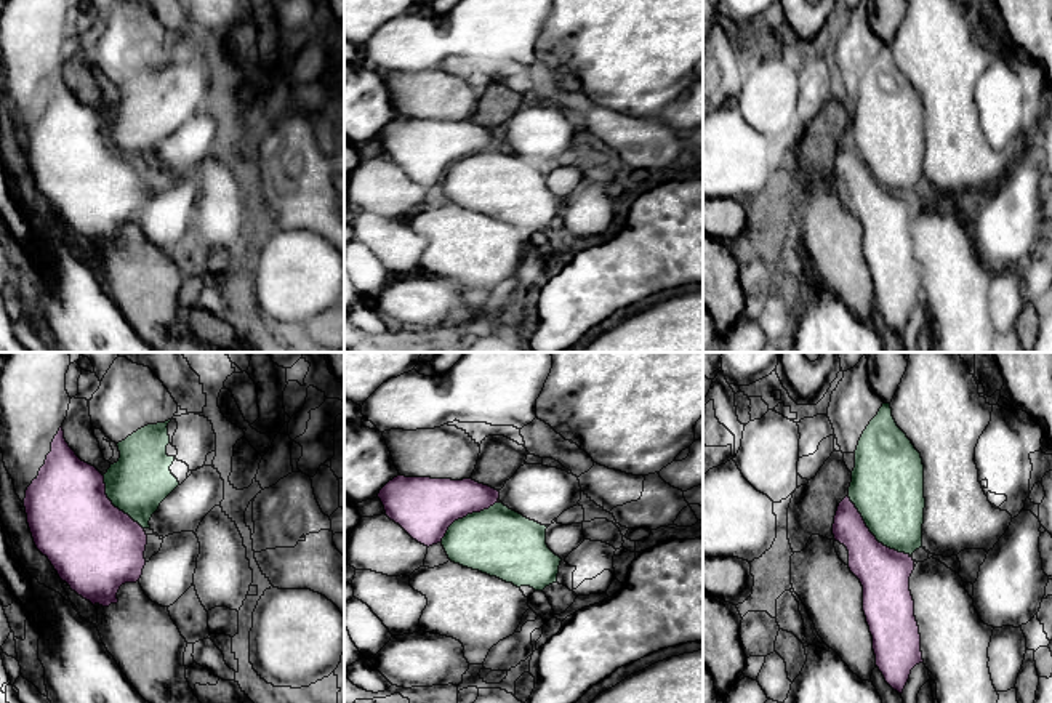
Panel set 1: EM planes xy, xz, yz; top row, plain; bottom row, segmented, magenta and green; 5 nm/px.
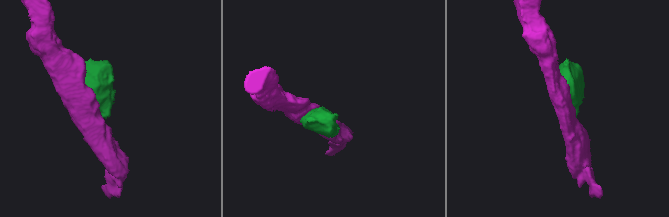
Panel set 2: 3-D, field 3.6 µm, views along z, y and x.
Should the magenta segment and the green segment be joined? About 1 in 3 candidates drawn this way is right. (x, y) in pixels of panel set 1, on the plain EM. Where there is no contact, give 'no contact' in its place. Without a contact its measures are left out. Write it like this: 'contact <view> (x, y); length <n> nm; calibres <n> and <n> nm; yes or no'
contact yz (873, 176); length 440 nm; calibres 260 and 360 nm; no

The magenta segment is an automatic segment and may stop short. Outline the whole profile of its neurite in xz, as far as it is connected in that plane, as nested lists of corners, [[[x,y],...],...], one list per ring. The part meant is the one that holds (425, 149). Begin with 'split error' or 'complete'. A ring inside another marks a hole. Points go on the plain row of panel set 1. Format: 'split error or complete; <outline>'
complete; [[[397,117],[378,139],[391,162],[429,189],[442,183],[455,162],[498,144],[500,133],[472,120]]]

